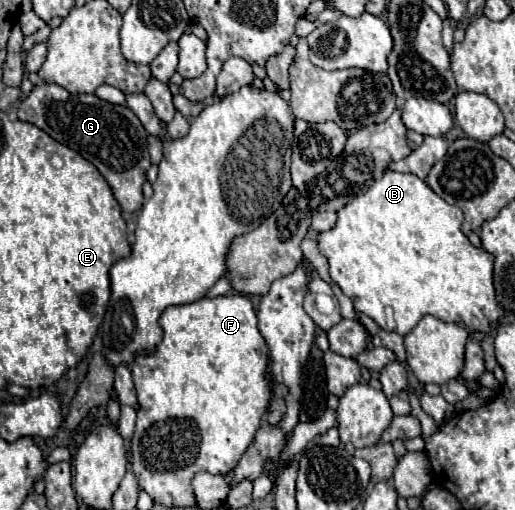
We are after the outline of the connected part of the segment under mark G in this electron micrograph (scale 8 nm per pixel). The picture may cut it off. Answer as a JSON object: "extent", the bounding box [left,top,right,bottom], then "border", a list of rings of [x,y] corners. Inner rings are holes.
{"extent":[19,84,149,214],"border":[[[57,84],[35,86],[33,92],[19,106],[19,120],[35,124],[53,140],[73,148],[89,160],[113,190],[125,214],[137,212],[143,204],[141,186],[149,164],[147,132],[139,118],[127,106],[113,106],[93,94],[71,94]]]}

